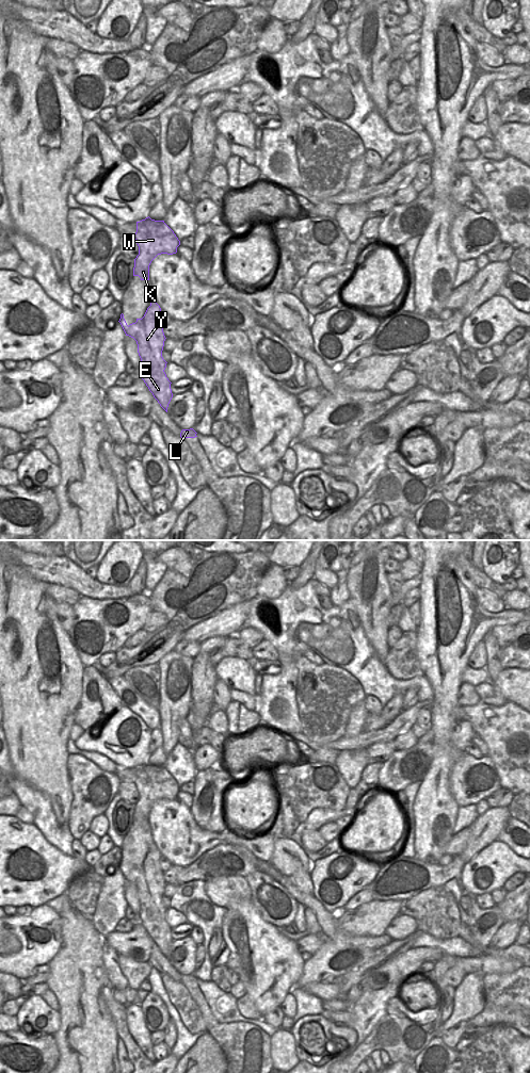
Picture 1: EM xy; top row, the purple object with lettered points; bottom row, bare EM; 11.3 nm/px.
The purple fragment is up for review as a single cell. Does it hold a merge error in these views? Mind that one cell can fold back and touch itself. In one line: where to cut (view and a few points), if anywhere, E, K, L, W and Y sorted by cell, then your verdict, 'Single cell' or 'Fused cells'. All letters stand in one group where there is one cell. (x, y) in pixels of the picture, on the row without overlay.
No split. Groups: E K L W Y. Single cell.

